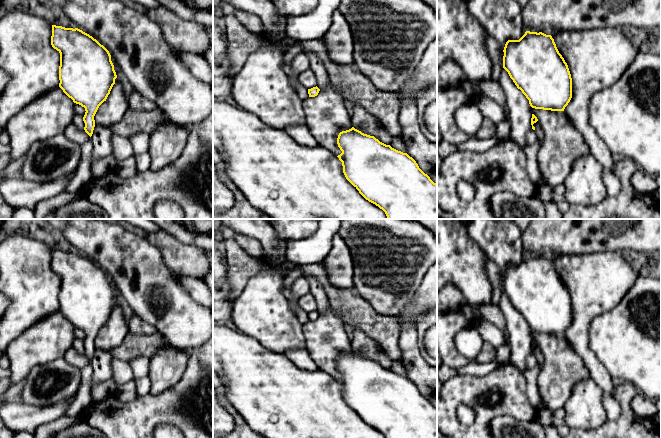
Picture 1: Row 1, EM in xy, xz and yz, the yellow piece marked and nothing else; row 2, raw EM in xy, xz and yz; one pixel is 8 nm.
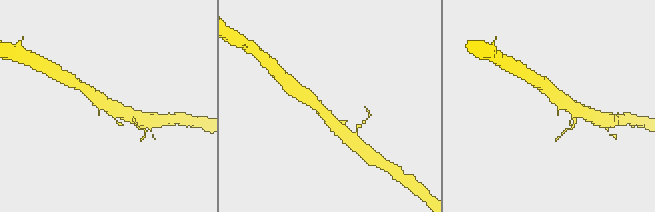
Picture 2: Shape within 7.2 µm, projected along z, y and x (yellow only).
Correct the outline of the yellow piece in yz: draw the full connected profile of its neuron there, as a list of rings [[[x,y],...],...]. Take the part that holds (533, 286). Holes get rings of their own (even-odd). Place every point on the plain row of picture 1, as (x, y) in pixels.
[[[526,255],[519,264],[508,264],[503,276],[503,292],[532,332],[564,335],[572,322],[572,302],[551,259]]]

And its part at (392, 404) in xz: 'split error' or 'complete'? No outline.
complete

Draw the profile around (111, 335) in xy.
[[[117,301],[110,318],[99,330],[94,340],[95,349],[110,352],[123,342],[129,332],[128,323],[123,315],[120,303]]]

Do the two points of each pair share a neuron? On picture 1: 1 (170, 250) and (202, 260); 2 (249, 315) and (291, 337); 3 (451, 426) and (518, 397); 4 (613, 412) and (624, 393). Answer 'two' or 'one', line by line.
1: one
2: one
3: one
4: two

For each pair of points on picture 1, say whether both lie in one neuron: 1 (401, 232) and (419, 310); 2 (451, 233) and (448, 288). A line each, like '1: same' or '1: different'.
1: different
2: different

